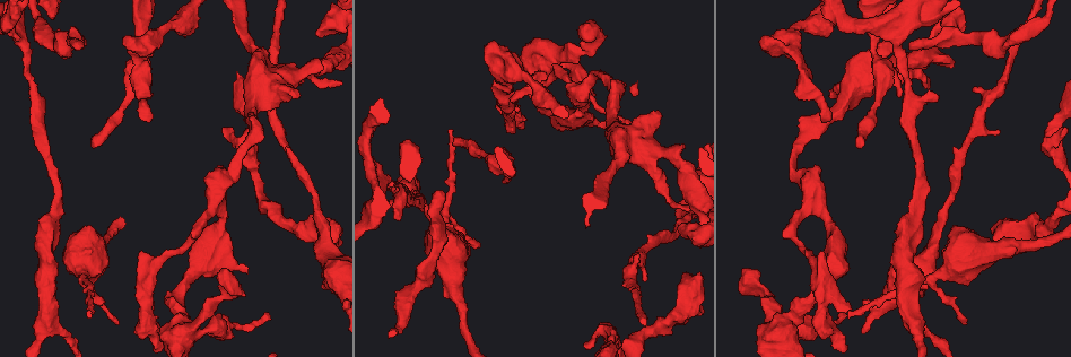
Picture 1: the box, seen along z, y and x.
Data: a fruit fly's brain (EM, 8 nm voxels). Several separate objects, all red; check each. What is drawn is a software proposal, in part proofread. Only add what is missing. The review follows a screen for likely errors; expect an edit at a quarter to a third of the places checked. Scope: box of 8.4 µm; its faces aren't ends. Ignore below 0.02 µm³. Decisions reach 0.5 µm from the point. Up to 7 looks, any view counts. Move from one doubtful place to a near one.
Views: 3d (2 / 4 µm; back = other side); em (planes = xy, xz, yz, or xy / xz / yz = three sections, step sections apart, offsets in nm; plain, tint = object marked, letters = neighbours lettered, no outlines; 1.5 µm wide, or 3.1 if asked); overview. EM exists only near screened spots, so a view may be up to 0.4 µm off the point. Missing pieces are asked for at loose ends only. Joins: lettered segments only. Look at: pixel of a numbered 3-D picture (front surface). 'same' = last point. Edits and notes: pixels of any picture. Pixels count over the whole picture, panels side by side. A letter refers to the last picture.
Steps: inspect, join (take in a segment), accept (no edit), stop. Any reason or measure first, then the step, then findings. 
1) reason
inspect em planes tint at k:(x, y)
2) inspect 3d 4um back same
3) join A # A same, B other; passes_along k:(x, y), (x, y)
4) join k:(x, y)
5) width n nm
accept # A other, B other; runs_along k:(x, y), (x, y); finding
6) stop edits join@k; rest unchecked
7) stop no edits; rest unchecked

tapers out
inspect 3d 4um back at 1:(849, 319)

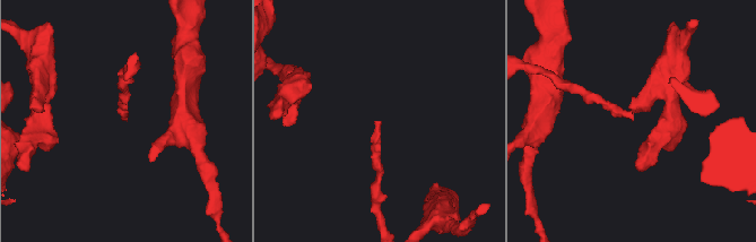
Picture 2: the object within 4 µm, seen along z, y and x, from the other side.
shape alone is not enough
inspect em yz step 8 letters at 2:(633, 118)

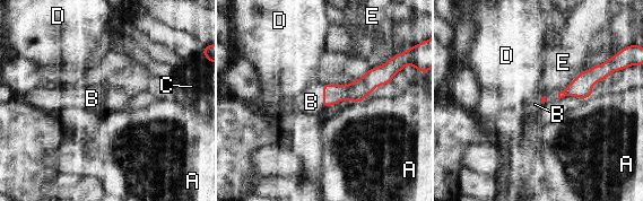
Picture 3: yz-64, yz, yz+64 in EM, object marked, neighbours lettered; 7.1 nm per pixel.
another direction
inspect em planes letters same

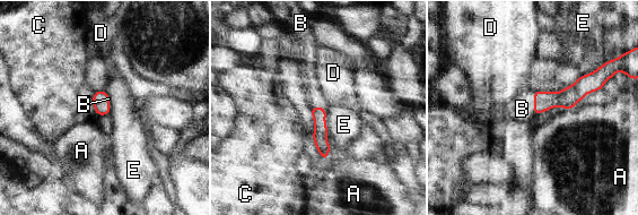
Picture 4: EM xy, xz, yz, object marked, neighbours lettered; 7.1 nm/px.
join B # A other, B same, C other, D other, E other; the cell continues

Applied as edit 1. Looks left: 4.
redraw
inspect overview

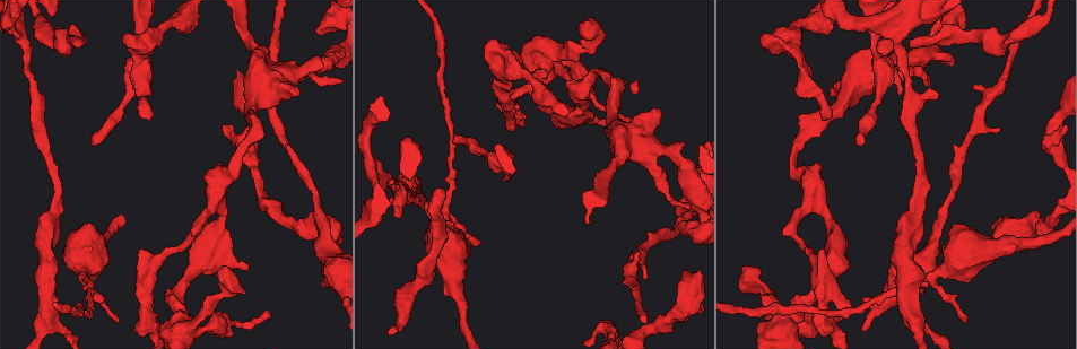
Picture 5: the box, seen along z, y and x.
thick end
inspect 3d 2um at 5:(678, 226)

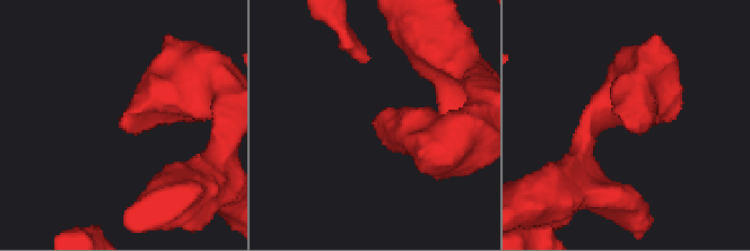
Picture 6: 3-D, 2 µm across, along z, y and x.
shape alone is not enough
inspect em planes letters at 6:(630, 127)

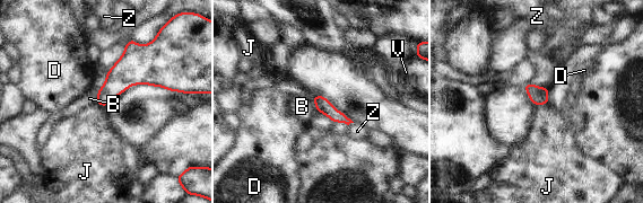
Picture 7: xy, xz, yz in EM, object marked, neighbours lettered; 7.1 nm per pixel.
accept # B other, D other, J other, V other, Z other; none of them fits

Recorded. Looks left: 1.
inspect em planes letters at 5:(151, 117)

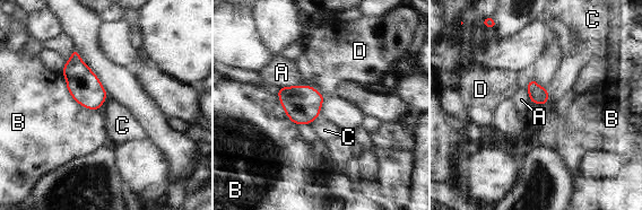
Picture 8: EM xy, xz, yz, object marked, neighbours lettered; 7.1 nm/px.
accept # A other, B other, C other, D other; border 8:(548, 89), (548, 101), (545, 104); none of them fits

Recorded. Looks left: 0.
stop edits join@4; rest unchecked

